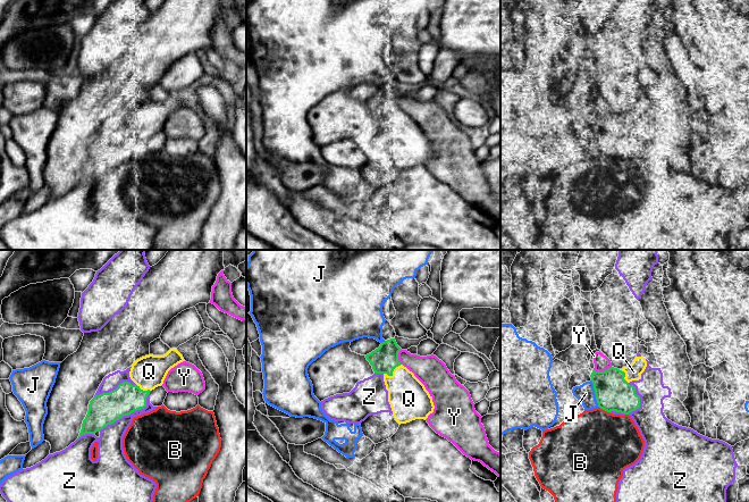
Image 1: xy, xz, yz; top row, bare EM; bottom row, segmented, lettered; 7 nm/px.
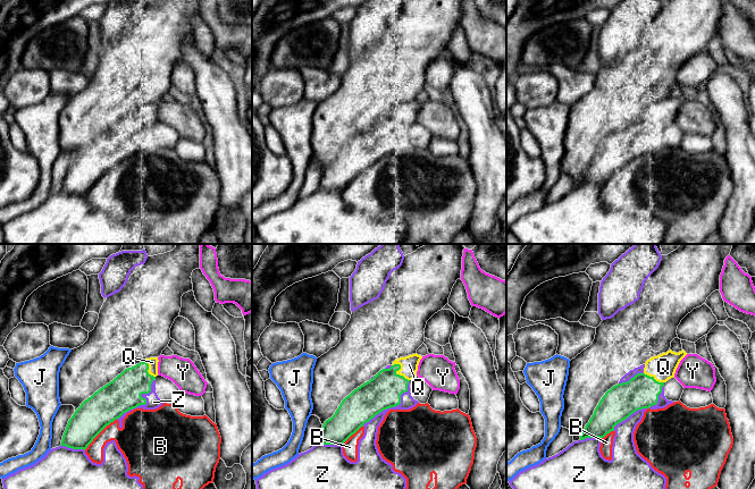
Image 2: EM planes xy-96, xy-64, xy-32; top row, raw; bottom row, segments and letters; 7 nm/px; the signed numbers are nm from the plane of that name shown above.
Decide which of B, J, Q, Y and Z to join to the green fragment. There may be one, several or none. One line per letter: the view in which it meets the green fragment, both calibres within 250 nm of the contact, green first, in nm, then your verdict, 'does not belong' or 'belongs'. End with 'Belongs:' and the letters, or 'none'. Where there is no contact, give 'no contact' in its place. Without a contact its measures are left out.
B: meets green in yz; 260 nm thick on the green side, 480 nm on the other; does not belong
J: meets green in yz; 260 nm thick on the green side, 130 nm on the other; does not belong
Q: meets green in xz; 190 nm thick on the green side, 280 nm on the other; belongs
Y: meets green in yz; 260 nm thick on the green side, 110 nm on the other; does not belong
Z: meets green in xy; 220 nm thick on the green side, 180 nm on the other; does not belong
Belongs: Q

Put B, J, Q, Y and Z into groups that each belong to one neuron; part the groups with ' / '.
B / J / Q / Y / Z

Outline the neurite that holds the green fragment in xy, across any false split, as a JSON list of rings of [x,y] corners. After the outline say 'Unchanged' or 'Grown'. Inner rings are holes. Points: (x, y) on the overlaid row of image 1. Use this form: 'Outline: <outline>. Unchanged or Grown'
Outline: [[[170,349],[163,355],[149,354],[134,361],[129,377],[135,384],[123,382],[116,390],[95,395],[90,401],[78,437],[94,435],[124,416],[144,409],[150,392],[161,386],[168,371],[183,361],[177,349]]]. Grown

